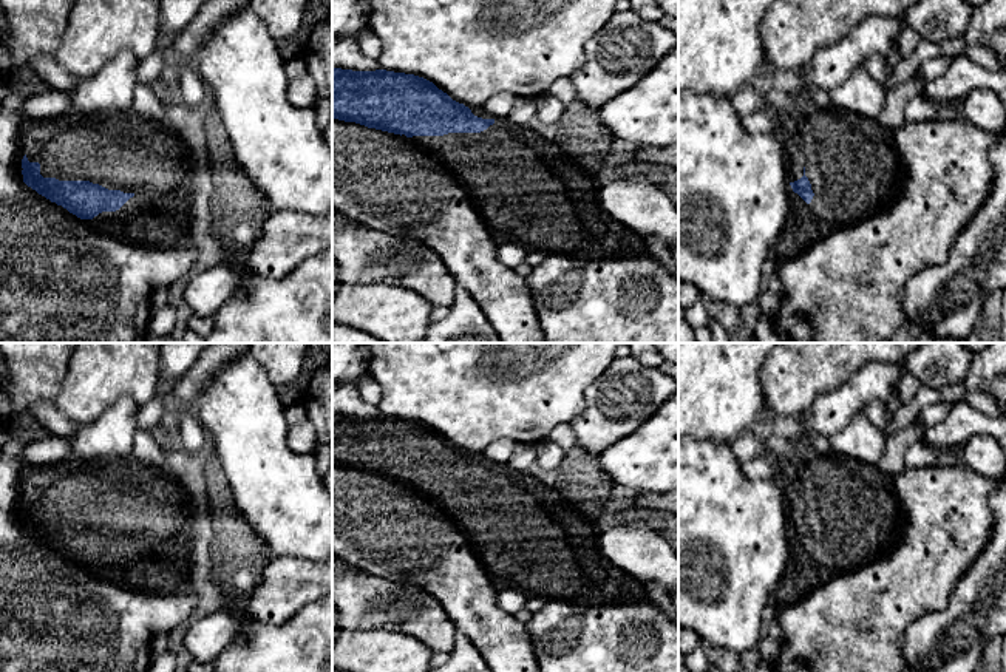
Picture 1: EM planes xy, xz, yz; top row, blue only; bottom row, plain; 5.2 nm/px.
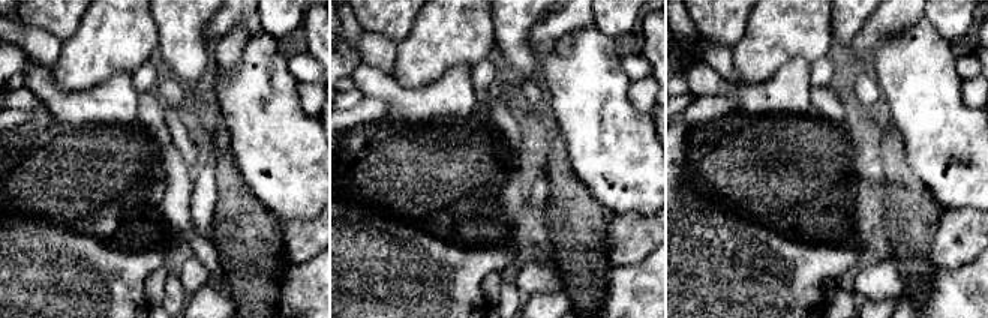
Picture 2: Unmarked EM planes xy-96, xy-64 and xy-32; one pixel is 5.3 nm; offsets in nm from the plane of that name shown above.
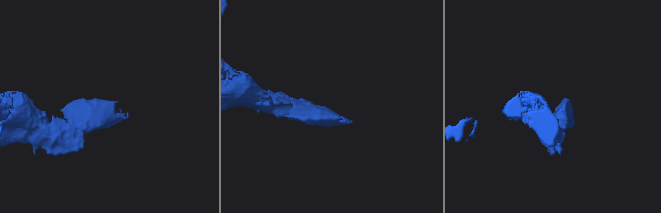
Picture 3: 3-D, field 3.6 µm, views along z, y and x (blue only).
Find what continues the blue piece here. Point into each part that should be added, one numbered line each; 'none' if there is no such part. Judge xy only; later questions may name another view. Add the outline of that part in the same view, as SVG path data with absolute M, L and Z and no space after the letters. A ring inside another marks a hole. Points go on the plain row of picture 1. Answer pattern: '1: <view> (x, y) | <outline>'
1: xy (124, 496) | M68 456L56 463L26 471L26 504L40 510L43 524L90 527L108 536L133 539L119 556L102 558L94 568L108 568L127 587L161 595L187 590L190 570L190 528L187 496L165 465L148 463L134 456L116 459L77 459Z

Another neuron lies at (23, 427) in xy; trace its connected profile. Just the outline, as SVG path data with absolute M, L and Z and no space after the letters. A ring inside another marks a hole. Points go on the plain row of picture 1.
M22 414L17 416L9 428L9 434L12 437L17 437L23 442L34 442L36 440L36 431L39 428L39 422L31 414Z

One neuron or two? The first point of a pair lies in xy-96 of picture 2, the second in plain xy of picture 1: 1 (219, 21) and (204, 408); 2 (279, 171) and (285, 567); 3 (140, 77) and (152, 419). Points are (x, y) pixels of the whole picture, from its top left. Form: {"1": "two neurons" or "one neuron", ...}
{"1": "two neurons", "2": "two neurons", "3": "one neuron"}

